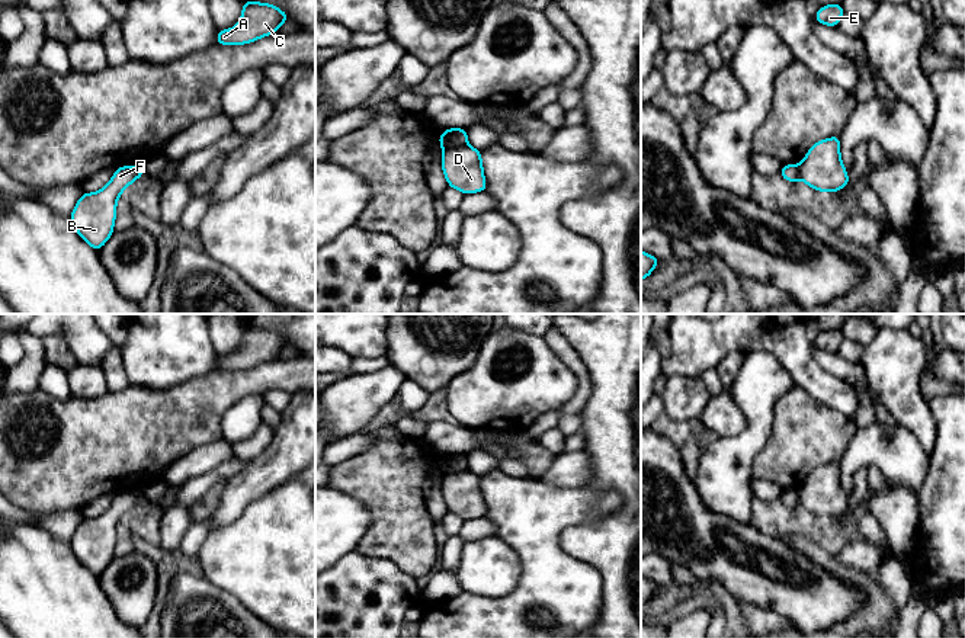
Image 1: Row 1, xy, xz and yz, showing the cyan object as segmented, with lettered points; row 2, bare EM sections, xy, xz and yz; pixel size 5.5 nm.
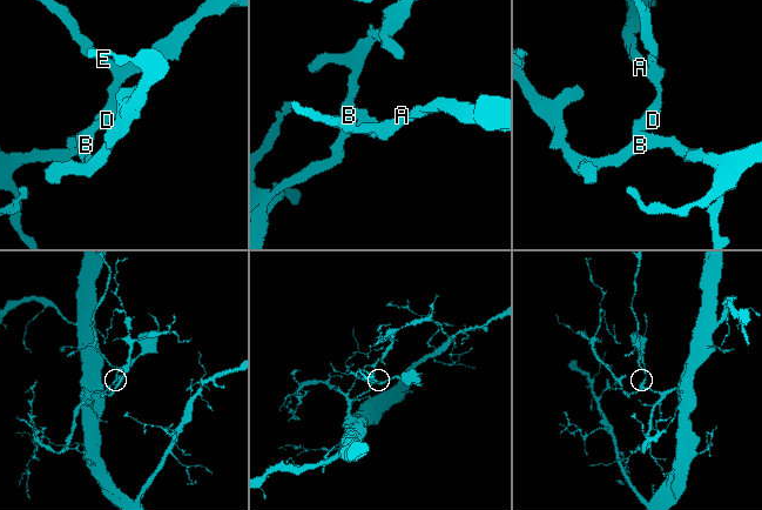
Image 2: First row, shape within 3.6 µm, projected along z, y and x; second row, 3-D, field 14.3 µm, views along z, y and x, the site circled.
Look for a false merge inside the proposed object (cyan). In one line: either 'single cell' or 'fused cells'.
fused cells

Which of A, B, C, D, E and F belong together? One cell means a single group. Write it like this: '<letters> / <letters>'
A C D E / B F

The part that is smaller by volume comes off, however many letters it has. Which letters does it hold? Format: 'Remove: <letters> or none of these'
Remove: A, C, D, E

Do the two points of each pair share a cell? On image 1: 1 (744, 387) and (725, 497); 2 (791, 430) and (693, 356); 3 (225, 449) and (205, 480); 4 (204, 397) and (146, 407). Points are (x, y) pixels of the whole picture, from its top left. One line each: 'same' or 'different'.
1: same
2: different
3: different
4: same

